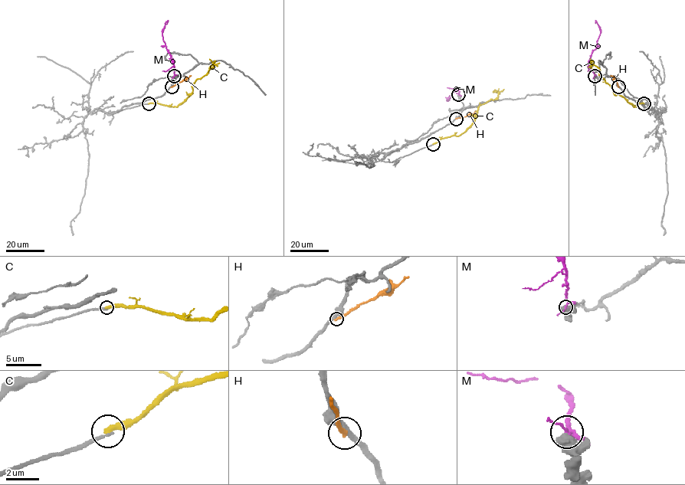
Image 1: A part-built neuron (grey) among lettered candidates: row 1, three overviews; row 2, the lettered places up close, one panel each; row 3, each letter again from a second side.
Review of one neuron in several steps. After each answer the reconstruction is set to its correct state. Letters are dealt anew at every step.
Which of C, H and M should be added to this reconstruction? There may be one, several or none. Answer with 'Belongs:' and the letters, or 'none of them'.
Belongs: none of them

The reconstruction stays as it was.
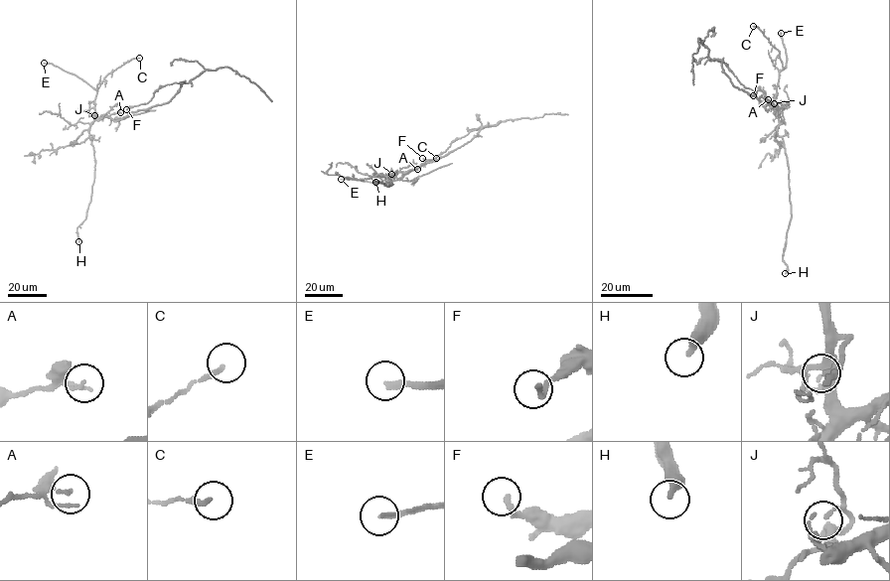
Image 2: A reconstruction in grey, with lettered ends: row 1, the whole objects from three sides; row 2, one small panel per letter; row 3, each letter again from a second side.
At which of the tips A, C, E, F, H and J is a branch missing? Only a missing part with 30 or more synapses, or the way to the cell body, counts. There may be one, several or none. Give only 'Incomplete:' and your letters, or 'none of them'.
Incomplete: E

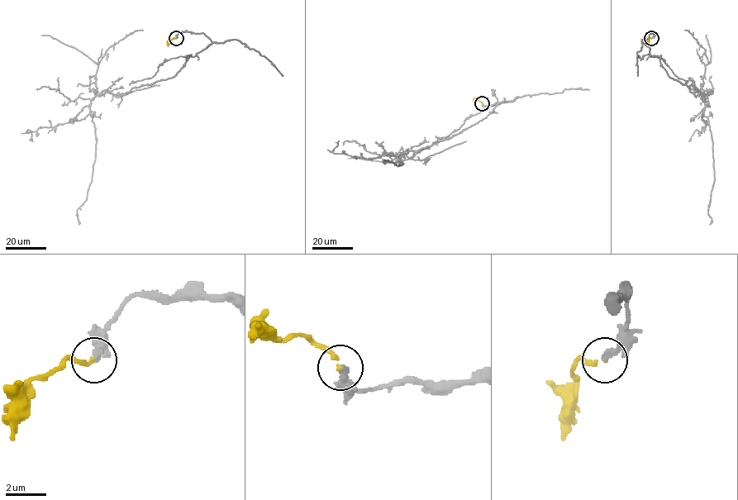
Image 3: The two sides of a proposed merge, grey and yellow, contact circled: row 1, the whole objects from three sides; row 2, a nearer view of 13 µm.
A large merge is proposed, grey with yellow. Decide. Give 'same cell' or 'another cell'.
same cell

